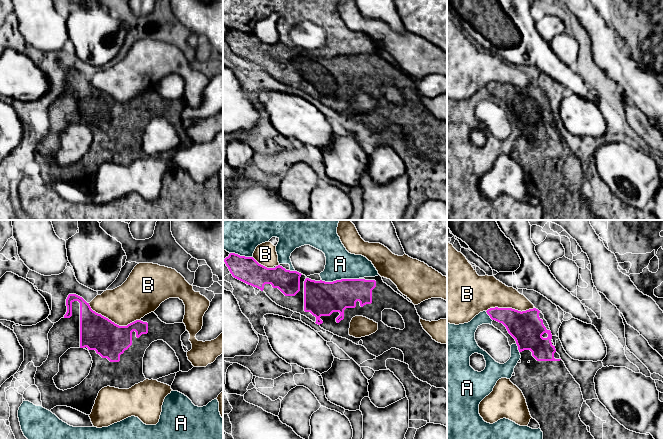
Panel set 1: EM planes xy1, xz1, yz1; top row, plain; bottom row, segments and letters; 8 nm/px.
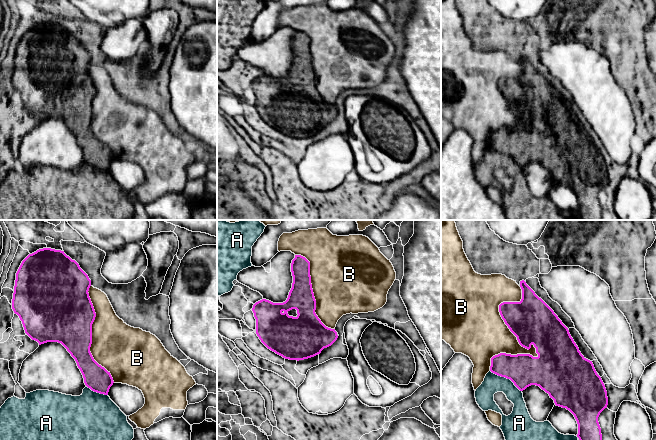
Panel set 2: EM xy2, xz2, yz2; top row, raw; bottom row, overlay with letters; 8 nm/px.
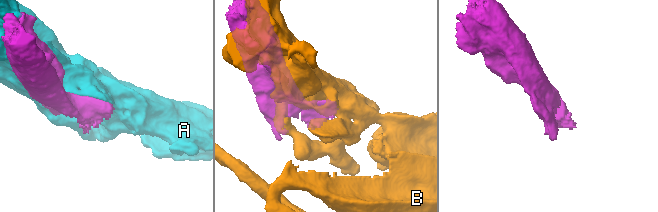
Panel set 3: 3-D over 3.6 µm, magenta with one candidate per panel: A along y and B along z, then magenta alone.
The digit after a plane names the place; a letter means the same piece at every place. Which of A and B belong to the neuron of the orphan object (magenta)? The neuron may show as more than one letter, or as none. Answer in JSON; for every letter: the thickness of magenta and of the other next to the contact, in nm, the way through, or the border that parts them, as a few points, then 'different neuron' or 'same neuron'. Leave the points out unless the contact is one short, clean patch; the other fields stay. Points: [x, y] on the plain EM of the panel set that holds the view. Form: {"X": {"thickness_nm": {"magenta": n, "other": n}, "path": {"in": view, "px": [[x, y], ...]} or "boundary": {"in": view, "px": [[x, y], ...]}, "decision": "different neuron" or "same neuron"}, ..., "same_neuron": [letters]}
{"A": {"thickness_nm": {"magenta": 280, "other": 240}, "decision": "different neuron"}, "B": {"thickness_nm": {"magenta": 360, "other": 260}, "decision": "different neuron"}, "same_neuron": []}

